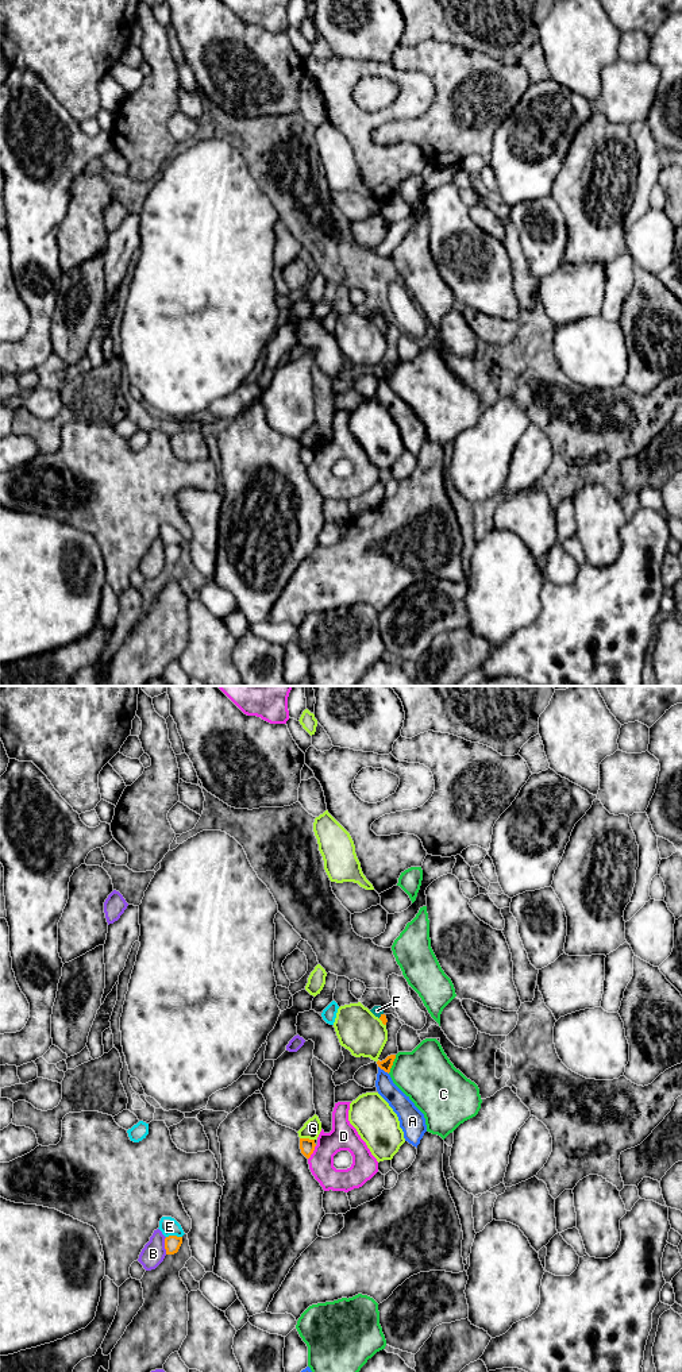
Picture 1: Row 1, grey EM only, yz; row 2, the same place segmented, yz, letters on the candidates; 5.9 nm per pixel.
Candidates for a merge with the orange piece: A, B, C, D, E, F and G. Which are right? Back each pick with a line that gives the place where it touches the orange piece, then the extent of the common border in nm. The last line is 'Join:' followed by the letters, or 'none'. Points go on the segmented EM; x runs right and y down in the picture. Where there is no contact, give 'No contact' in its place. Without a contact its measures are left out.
F: Touches orange at yz (381, 1016). Shared border 40 nm
Join: F

